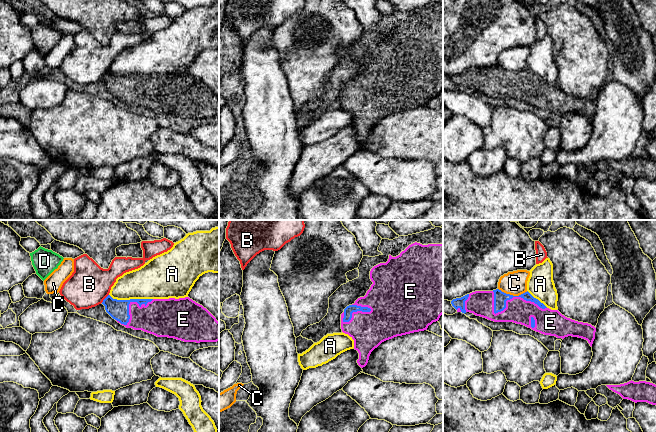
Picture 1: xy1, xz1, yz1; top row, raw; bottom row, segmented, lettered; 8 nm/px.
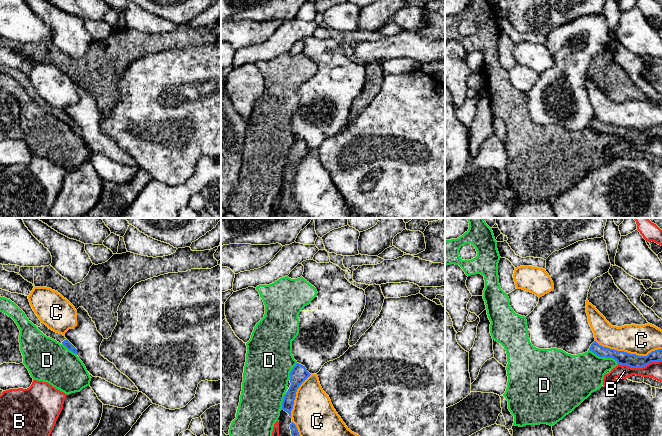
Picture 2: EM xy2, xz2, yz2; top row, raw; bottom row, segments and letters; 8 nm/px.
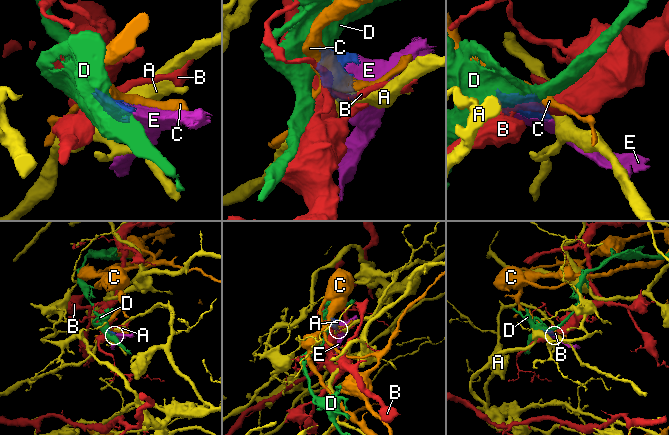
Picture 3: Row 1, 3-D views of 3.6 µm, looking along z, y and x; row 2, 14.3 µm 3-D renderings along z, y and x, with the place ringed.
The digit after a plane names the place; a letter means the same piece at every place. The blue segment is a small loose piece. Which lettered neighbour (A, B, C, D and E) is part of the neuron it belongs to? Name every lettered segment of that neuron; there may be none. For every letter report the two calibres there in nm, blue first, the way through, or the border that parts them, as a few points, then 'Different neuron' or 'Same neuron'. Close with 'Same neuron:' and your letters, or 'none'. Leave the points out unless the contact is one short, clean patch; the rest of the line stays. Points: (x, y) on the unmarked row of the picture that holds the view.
A: Thickness 160 nm (blue) against 300 nm. Different neuron
B: Thickness 110 nm (blue) against 130 nm. Different neuron
C: Thickness 110 nm (blue) against 240 nm. Different neuron
D: Thickness 110 nm (blue) against 340 nm. Boundary: yz2 (589, 125), (599, 132), (612, 133), (618, 139). Different neuron
E: Thickness 110 nm (blue) against 200 nm. Same neuron
Same neuron: E

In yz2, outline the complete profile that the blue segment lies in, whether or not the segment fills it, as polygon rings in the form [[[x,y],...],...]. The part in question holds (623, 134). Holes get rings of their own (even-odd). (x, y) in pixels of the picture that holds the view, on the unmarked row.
[[[594,117],[589,126],[599,133],[613,134],[618,140],[627,141],[631,144],[642,144],[651,138],[662,137],[662,125],[652,127],[647,132],[638,132],[636,130],[603,123]]]

